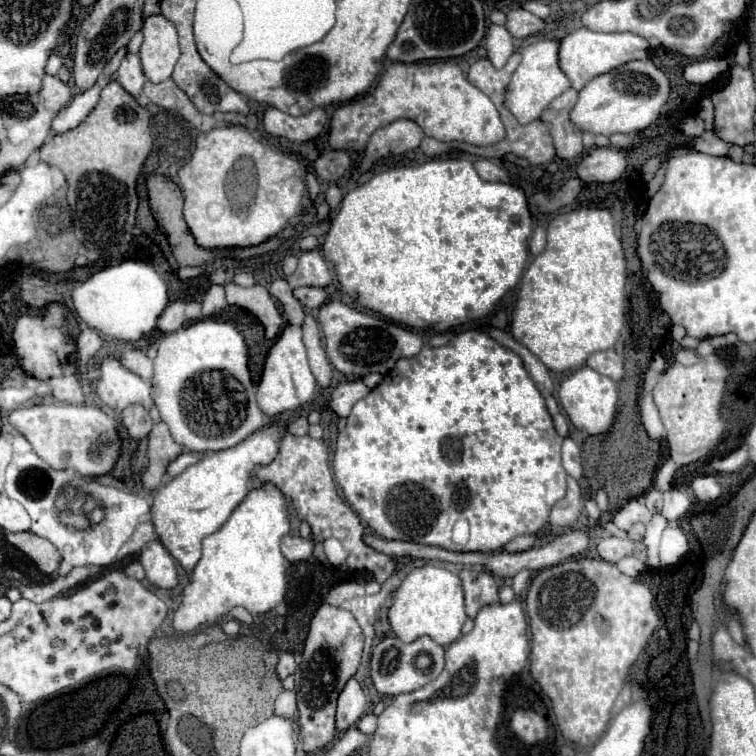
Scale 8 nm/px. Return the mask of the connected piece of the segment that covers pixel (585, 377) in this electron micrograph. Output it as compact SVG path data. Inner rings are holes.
M589 366L577 368L569 372L561 386L559 386L559 402L565 408L569 420L577 426L587 430L589 434L601 434L607 432L609 426L613 424L615 418L615 408L617 408L617 384L609 380L607 376L595 372Z

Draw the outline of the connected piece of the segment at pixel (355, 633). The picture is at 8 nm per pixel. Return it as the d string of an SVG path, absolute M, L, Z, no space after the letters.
M321 604L311 620L309 634L305 640L303 662L295 672L295 694L299 706L299 728L303 736L303 750L315 754L319 748L335 740L335 706L337 696L347 680L357 672L363 652L363 632L355 616L343 608Z

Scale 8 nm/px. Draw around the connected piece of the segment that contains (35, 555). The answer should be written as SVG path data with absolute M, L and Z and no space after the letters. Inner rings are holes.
M17 532L17 534L5 534L5 540L13 546L17 546L21 552L25 552L41 572L45 574L53 574L59 570L59 564L61 564L61 554L57 552L57 548L33 534L33 532Z

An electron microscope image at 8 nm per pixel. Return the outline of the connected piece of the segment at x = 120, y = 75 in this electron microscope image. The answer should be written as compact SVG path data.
M127 54L117 70L117 82L131 94L131 96L139 96L145 84L145 74L139 62L137 54Z

